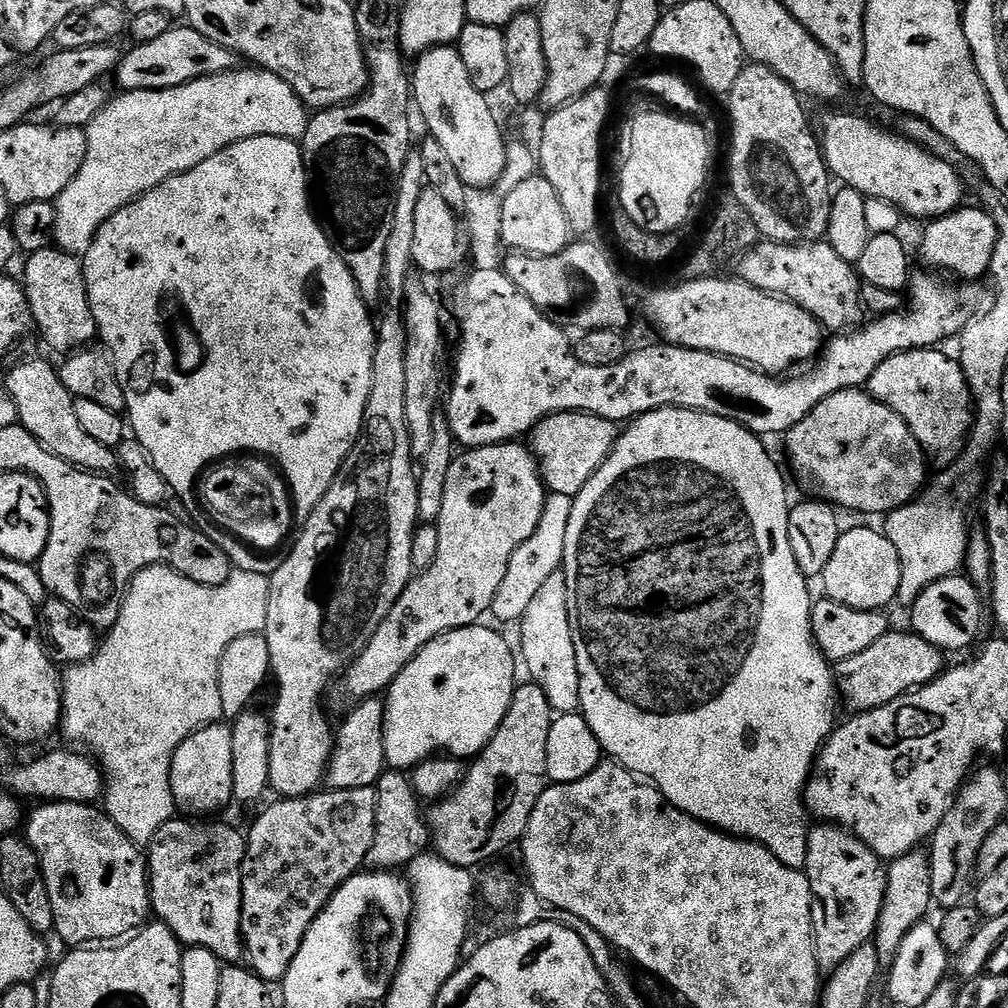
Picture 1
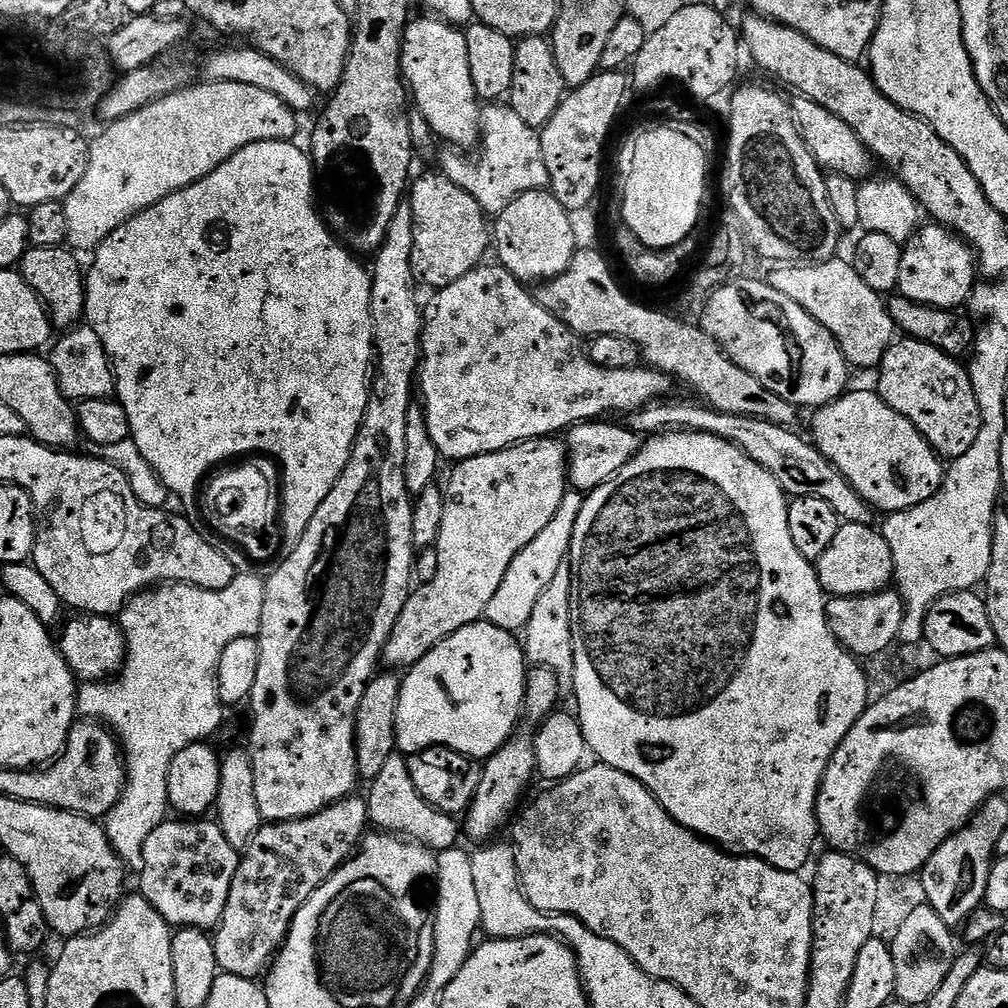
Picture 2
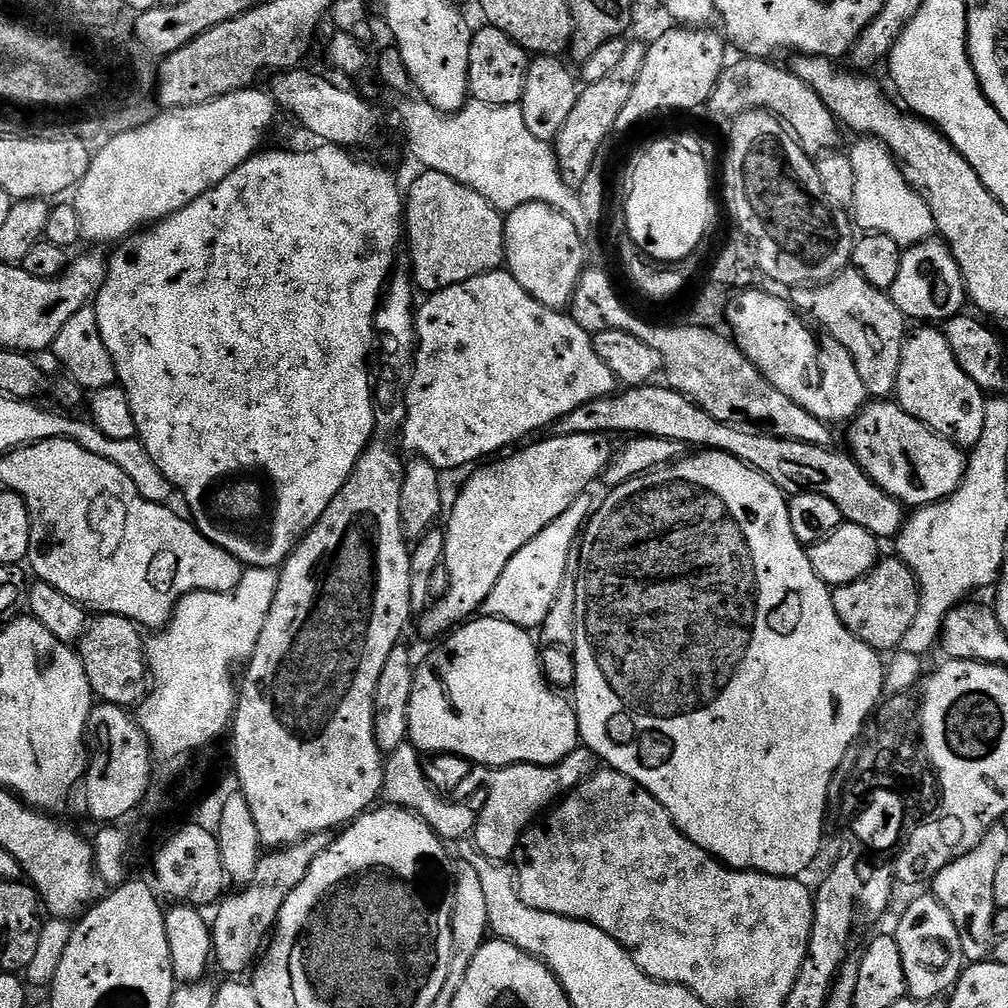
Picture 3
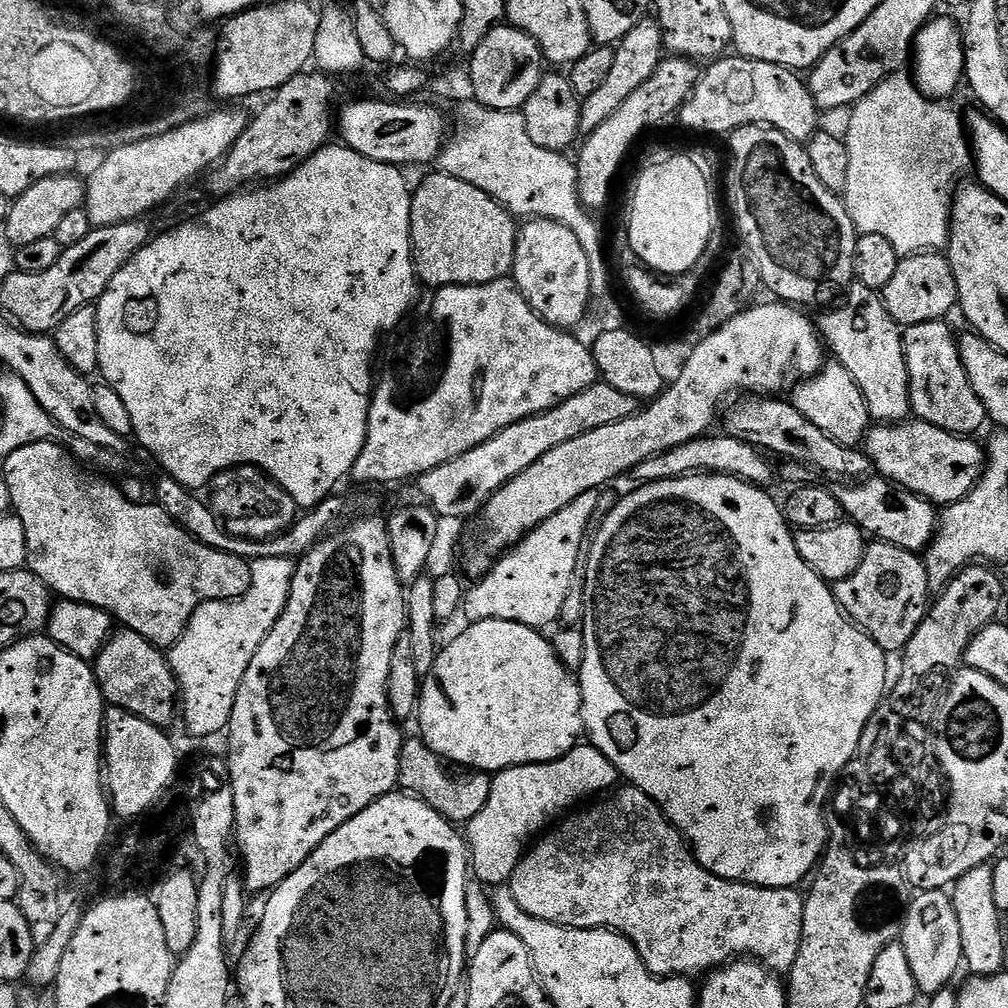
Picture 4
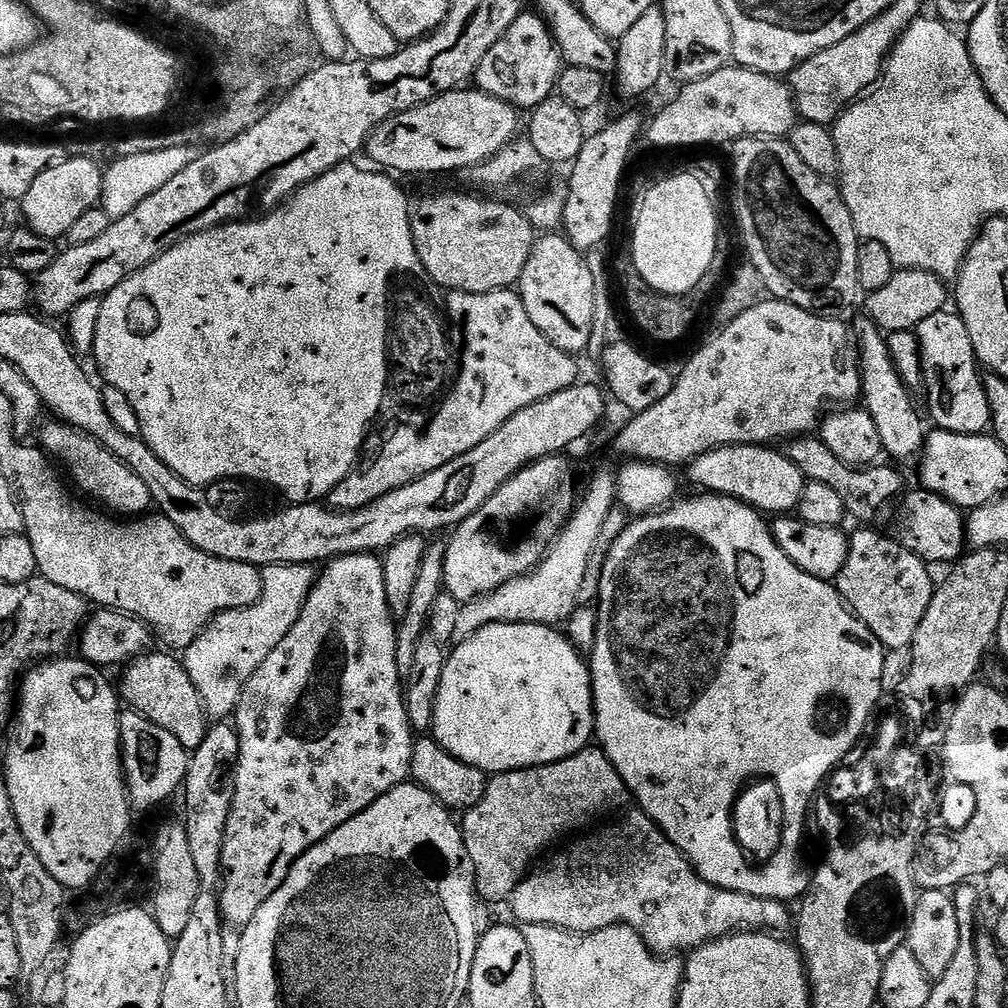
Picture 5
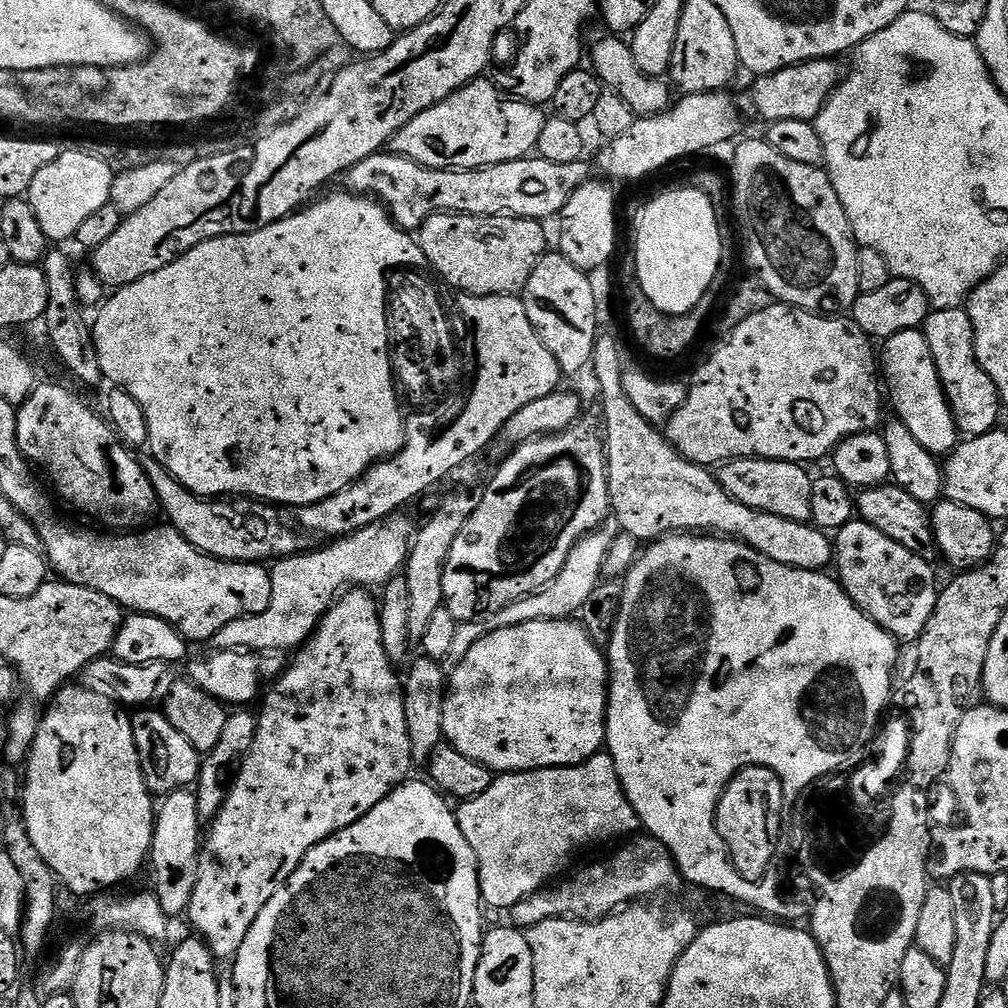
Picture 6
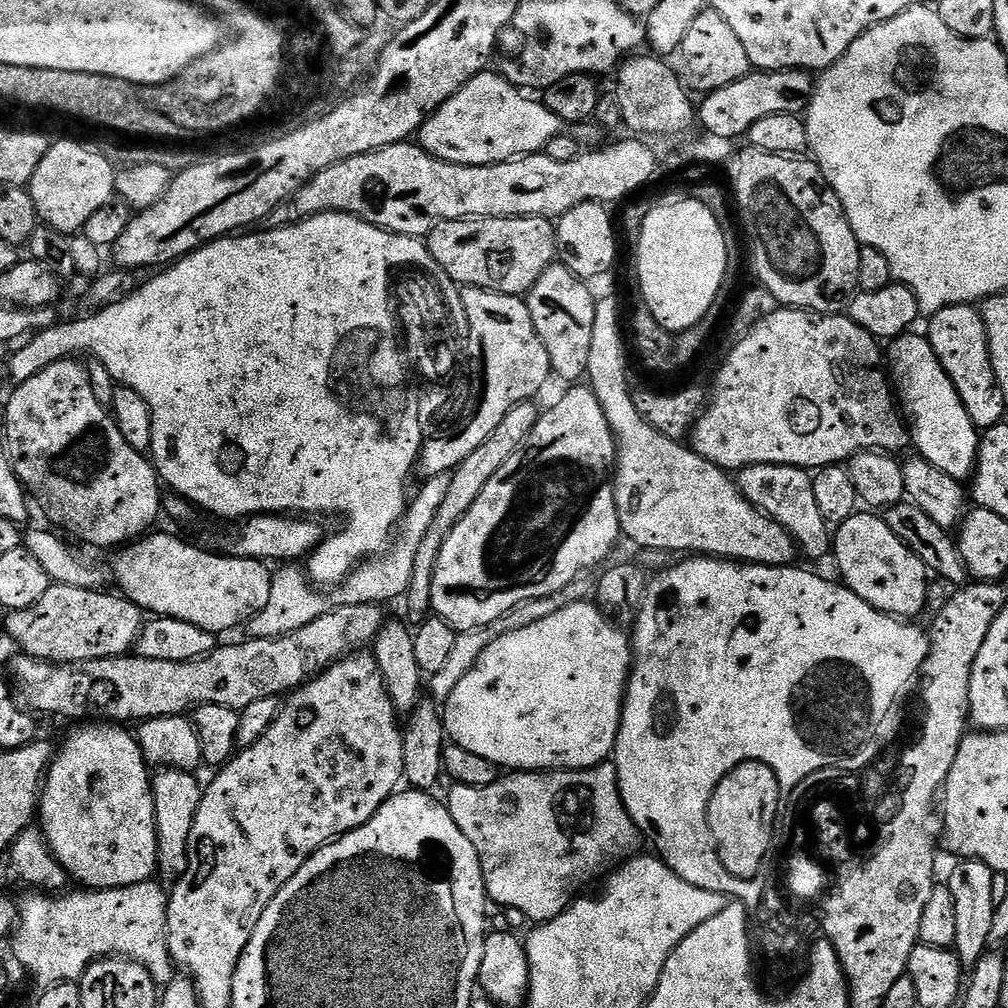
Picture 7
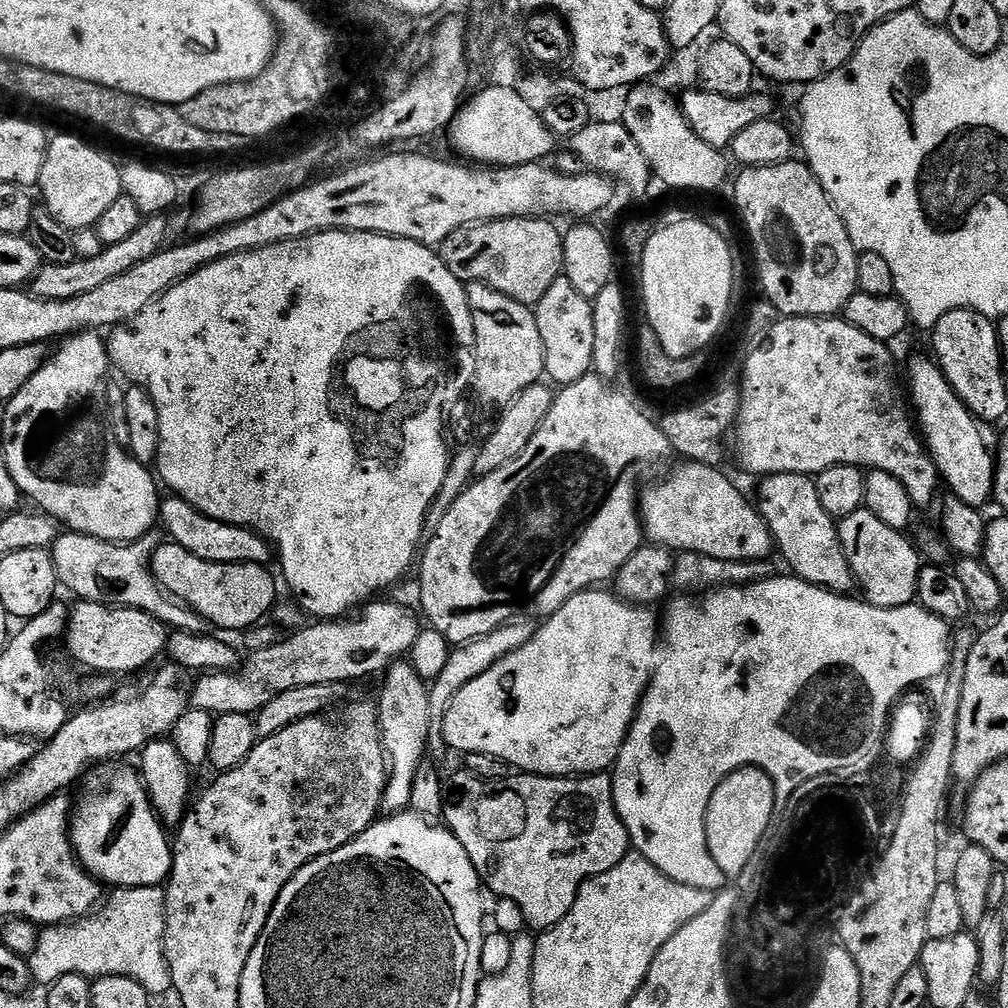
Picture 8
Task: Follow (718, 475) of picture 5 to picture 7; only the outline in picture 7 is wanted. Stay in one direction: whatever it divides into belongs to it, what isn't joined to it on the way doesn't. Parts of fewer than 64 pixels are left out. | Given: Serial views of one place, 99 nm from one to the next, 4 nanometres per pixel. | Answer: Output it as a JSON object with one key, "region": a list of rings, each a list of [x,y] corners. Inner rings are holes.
{"region":[[[759,464],[739,469],[735,477],[737,488],[764,515],[778,522],[791,534],[799,551],[812,560],[820,560],[830,552],[830,525],[822,518],[814,498],[812,476],[803,468],[785,464]]]}

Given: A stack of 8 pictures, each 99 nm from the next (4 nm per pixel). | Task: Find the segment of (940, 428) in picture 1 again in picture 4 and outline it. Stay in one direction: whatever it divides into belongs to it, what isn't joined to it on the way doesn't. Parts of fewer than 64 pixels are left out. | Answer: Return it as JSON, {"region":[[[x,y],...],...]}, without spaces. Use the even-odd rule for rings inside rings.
{"region":[[[931,320],[921,324],[909,324],[903,329],[903,334],[904,357],[908,367],[908,385],[910,386],[908,401],[912,403],[915,419],[924,420],[926,423],[952,432],[956,436],[971,437],[976,434],[972,432],[978,431],[983,424],[986,424],[986,417],[978,394],[974,394],[974,390],[966,378],[966,370],[962,366],[962,358],[960,357],[957,333],[952,333],[952,328],[948,322]]]}

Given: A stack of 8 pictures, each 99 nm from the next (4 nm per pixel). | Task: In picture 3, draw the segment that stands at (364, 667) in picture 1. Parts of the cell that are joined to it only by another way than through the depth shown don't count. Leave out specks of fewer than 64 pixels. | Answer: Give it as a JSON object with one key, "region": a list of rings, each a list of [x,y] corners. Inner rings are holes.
{"region":[[[553,434],[549,440],[537,444],[525,443],[516,450],[521,452],[513,451],[508,454],[513,456],[497,459],[492,462],[497,464],[474,473],[465,482],[452,504],[448,528],[443,529],[446,546],[442,567],[448,572],[448,588],[419,617],[422,635],[443,637],[483,609],[510,558],[526,542],[538,538],[554,518],[566,514],[578,497],[585,495],[595,480],[597,483],[601,479],[614,455],[608,440],[604,434]]]}

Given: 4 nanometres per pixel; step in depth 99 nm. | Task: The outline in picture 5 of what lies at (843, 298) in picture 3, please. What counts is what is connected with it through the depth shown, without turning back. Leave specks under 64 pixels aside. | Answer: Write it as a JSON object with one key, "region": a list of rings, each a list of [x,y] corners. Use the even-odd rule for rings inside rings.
{"region":[[[865,322],[858,332],[858,355],[860,357],[860,386],[862,389],[862,404],[874,418],[874,427],[878,429],[878,438],[882,438],[883,455],[896,460],[908,460],[919,457],[924,451],[926,439],[925,417],[916,413],[912,405],[909,385],[896,372],[895,364],[891,360],[890,350],[885,333],[875,324]]]}

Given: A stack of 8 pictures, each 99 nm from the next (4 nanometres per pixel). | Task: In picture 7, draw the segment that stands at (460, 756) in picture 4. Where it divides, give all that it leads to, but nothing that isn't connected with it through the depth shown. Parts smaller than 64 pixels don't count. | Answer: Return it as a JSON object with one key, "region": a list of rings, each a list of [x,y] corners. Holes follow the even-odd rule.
{"region":[[[581,598],[565,603],[550,618],[542,618],[538,622],[530,622],[530,626],[522,626],[522,630],[514,630],[510,634],[502,634],[486,646],[474,662],[474,670],[454,686],[454,694],[443,701],[442,715],[444,717],[444,730],[451,743],[462,746],[462,750],[471,750],[486,758],[486,762],[494,762],[501,770],[515,770],[518,772],[547,772],[549,770],[583,770],[593,768],[605,763],[616,751],[616,739],[620,729],[620,715],[624,709],[624,692],[628,689],[628,674],[632,666],[632,645],[629,637],[624,636],[619,627],[606,619],[595,603],[586,602]]]}

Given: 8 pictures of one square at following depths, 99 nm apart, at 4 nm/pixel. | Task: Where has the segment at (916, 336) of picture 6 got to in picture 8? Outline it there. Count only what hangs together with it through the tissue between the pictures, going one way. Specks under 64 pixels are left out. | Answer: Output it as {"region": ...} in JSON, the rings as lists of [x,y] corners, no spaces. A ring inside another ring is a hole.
{"region":[[[918,356],[911,360],[908,368],[908,394],[914,407],[918,428],[925,447],[932,456],[932,461],[940,472],[943,483],[950,486],[953,497],[967,505],[981,509],[985,503],[993,499],[996,485],[995,457],[990,454],[986,440],[980,430],[981,425],[972,412],[957,397],[956,392],[950,387],[947,378],[939,365],[929,357]]]}

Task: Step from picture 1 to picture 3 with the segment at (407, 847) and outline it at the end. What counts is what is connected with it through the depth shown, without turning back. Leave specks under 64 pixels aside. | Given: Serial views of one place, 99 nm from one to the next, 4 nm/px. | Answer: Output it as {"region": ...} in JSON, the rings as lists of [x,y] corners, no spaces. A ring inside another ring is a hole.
{"region":[[[406,742],[398,746],[398,750],[387,753],[384,762],[384,790],[383,799],[391,807],[404,808],[422,818],[445,842],[464,840],[473,835],[476,823],[480,817],[482,806],[486,806],[487,791],[476,792],[468,800],[451,800],[442,796],[440,792],[427,780],[424,773],[422,753],[415,744]]]}

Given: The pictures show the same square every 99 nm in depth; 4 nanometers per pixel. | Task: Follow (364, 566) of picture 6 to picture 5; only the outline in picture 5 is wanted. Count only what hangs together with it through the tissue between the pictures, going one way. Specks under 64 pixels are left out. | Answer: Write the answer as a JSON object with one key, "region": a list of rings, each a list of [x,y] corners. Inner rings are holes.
{"region":[[[271,564],[262,569],[262,575],[264,589],[258,602],[215,616],[200,631],[199,638],[182,653],[182,663],[190,674],[190,682],[194,682],[204,709],[216,722],[235,713],[244,683],[252,677],[254,670],[258,670],[258,666],[262,666],[270,650],[290,634],[294,622],[298,622],[302,614],[302,606],[318,572],[311,564]]]}

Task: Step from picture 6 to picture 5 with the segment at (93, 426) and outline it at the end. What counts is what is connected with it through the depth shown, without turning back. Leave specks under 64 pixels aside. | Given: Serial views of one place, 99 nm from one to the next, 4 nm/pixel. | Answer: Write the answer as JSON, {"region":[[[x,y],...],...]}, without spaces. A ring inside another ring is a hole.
{"region":[[[55,418],[46,420],[38,428],[38,436],[40,432],[39,447],[53,461],[61,460],[65,468],[63,471],[65,473],[68,471],[72,475],[73,482],[86,495],[93,496],[97,500],[97,502],[95,501],[97,505],[105,504],[105,506],[100,506],[107,509],[109,513],[119,514],[124,518],[139,517],[153,507],[152,495],[150,490],[146,490],[146,482],[142,482],[142,478],[138,478],[138,474],[134,474],[134,470],[130,470],[130,466],[126,466],[126,462],[114,458],[114,454],[110,454],[110,450],[106,450],[106,446],[102,446],[102,442],[90,438],[82,430],[64,423],[63,420]]]}

